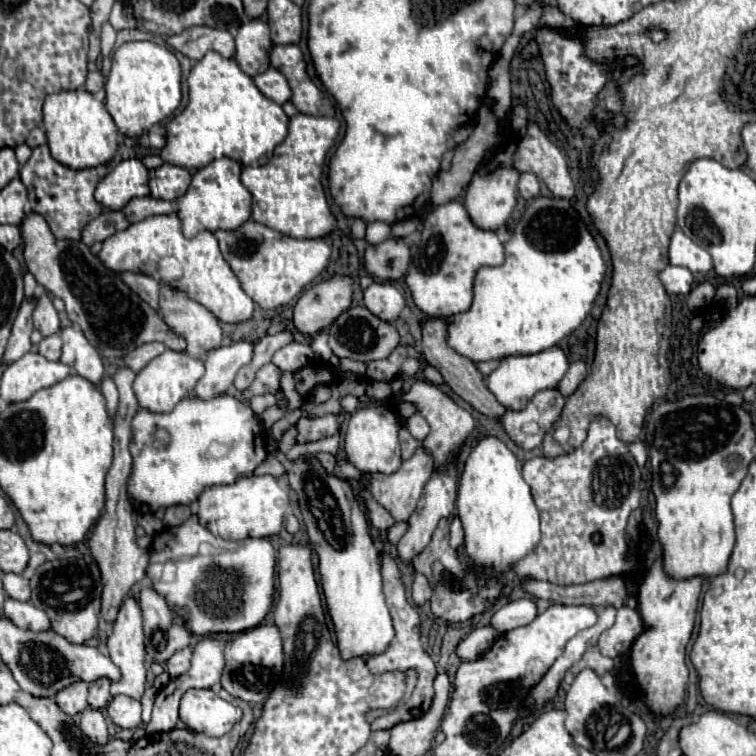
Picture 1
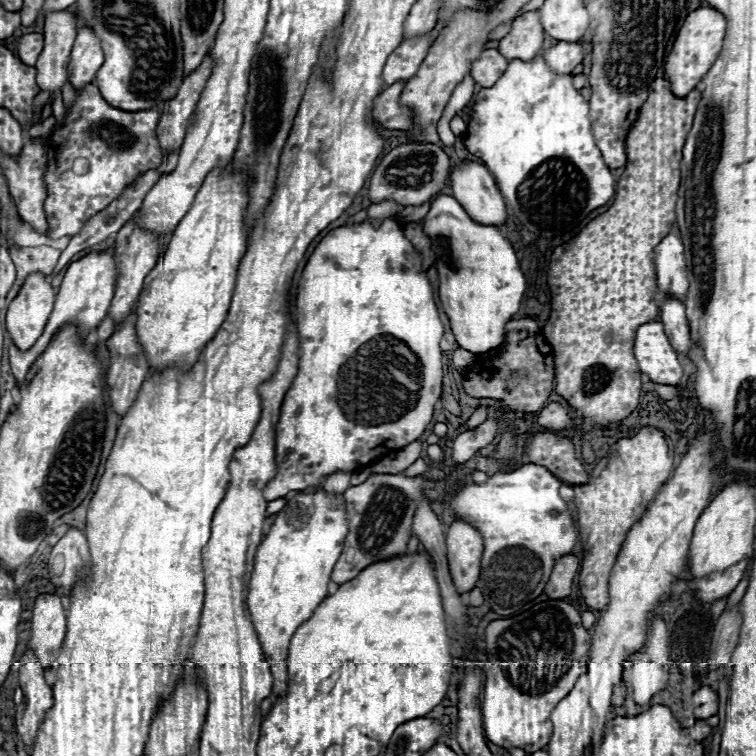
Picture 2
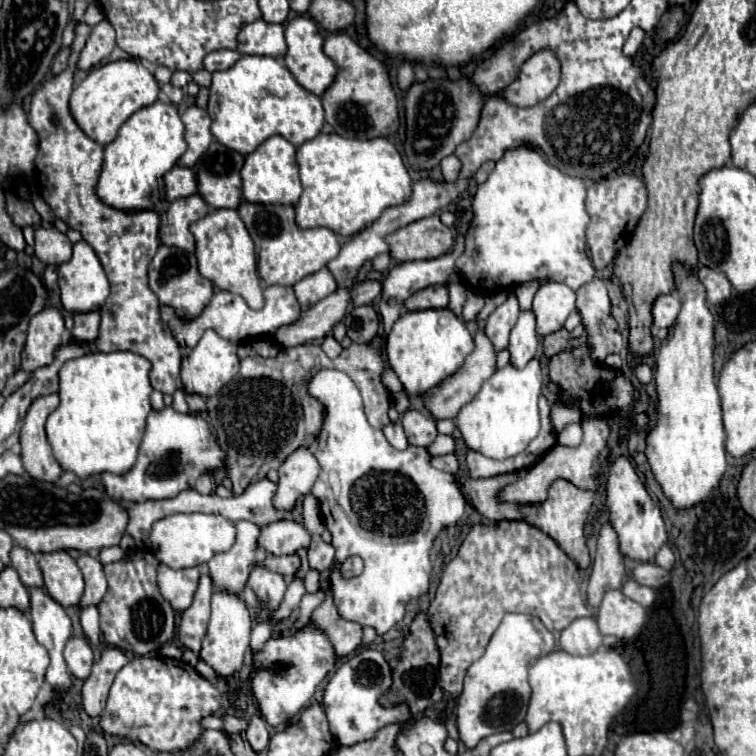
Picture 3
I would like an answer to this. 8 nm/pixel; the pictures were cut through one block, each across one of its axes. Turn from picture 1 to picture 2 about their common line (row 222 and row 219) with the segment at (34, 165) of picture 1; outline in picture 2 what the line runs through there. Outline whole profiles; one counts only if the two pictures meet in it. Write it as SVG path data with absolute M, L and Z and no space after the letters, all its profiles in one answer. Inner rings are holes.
M94 84L78 90L76 104L66 112L66 122L60 126L52 140L44 144L48 168L44 174L48 198L44 202L50 238L74 236L82 230L86 220L102 212L134 178L146 170L158 168L162 158L156 140L158 108L124 112L112 108Z

